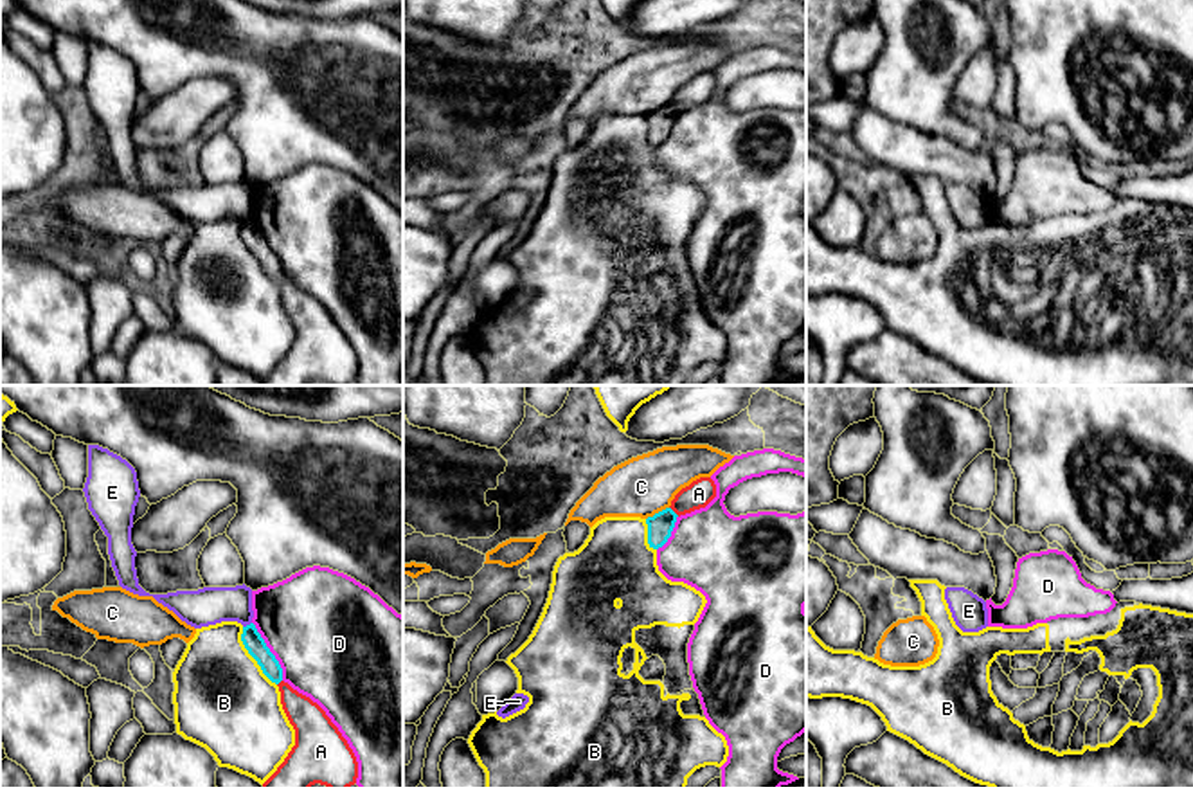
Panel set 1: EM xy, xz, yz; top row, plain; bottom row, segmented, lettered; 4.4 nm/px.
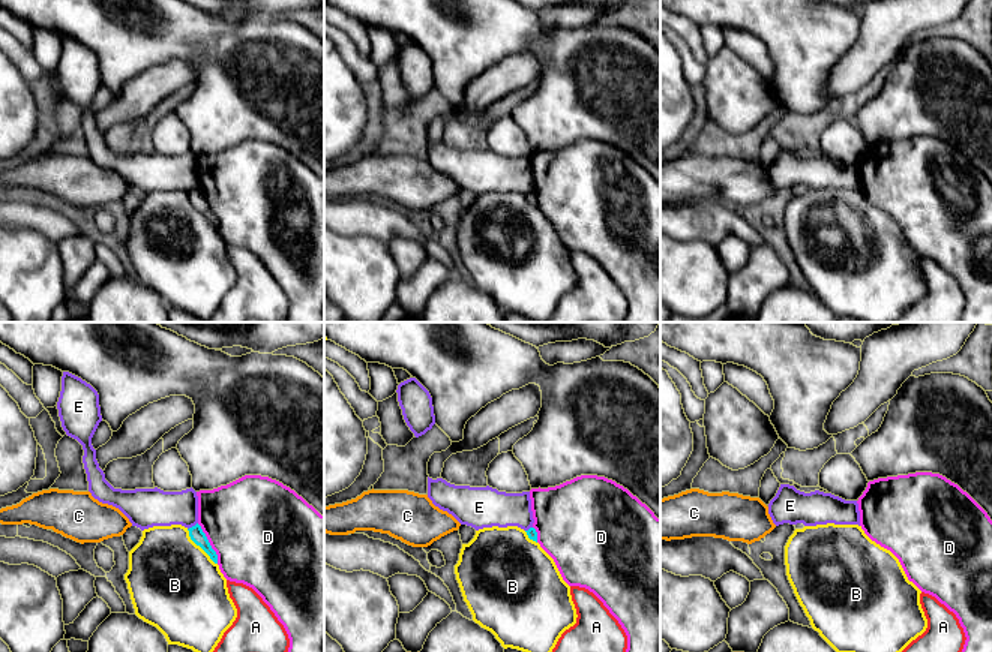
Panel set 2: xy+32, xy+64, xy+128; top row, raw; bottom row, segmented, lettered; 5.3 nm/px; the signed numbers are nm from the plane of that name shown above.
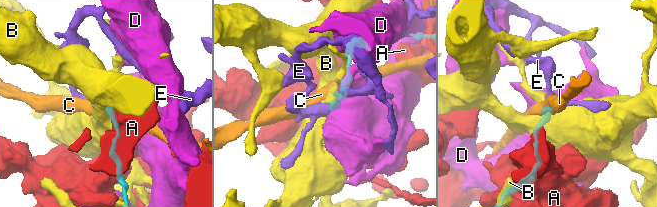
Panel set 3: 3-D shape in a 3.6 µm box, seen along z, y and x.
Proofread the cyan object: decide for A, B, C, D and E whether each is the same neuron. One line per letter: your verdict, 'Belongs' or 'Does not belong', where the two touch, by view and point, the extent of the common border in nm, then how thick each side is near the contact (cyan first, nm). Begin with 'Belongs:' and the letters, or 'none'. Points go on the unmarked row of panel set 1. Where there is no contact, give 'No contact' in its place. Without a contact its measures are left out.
Belongs: none
A: Does not belong. Touches cyan at xz (673, 108). Shared border 60 nm. Thickness 110 nm (cyan) against 120 nm
B: Does not belong. Touches cyan at xy (251, 251). Shared border 300 nm. Thickness 90 nm (cyan) against 440 nm
C: Does not belong. Touches cyan at xz (659, 108). Shared border 120 nm. Thickness 110 nm (cyan) against 280 nm
D: Does not belong. Touches cyan at xy (269, 247). Shared border 300 nm. Thickness 90 nm (cyan) against 480 nm
E: Does not belong. Touches cyan at xy (247, 222). Shared border 50 nm. Thickness 90 nm (cyan) against 170 nm

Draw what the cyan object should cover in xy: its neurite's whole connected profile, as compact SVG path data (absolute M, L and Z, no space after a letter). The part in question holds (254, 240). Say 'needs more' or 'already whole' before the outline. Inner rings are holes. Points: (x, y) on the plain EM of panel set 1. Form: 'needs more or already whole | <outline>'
already whole | M250 220L243 223L241 238L248 250L257 258L261 263L263 270L275 281L283 277L283 265L275 252L270 249L266 243L265 236L257 229L256 222Z

